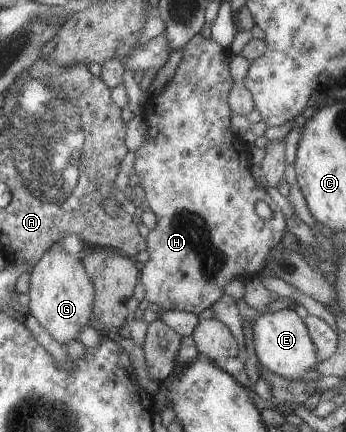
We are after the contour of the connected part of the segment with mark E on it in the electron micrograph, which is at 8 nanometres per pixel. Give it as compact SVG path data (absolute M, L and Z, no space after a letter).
M292 309L255 315L253 323L252 343L259 366L288 381L302 381L304 373L319 363L306 326Z

